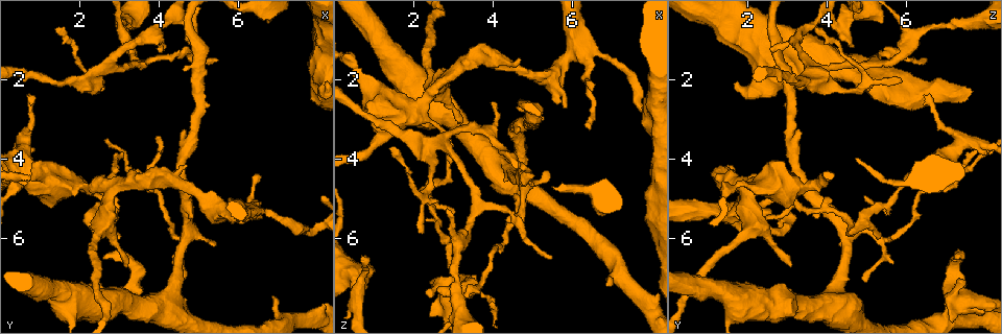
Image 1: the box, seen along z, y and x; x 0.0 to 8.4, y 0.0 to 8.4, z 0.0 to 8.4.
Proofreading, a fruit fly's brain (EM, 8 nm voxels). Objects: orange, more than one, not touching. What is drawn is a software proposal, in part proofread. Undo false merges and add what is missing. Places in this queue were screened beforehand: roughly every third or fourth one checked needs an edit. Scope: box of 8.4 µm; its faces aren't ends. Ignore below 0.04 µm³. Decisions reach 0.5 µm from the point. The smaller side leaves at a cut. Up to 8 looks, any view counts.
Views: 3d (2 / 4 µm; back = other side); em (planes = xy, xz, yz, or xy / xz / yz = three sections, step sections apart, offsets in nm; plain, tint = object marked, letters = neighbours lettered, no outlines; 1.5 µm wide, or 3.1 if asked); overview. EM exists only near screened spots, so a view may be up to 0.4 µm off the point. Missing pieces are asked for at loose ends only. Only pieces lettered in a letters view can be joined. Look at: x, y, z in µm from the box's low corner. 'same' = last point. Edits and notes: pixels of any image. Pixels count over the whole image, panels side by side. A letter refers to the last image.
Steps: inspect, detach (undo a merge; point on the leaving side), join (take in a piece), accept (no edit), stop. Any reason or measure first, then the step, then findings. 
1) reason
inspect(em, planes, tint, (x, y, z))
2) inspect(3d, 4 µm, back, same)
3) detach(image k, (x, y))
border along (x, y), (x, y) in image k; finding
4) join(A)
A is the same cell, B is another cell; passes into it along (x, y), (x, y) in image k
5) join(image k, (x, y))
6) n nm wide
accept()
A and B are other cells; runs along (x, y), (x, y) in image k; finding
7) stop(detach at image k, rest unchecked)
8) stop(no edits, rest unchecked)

sharp bend
inspect(em, planes, letters, (2.30, 5.70, 4.75))

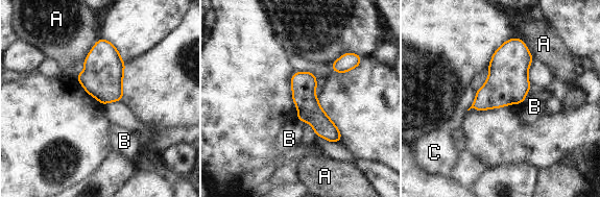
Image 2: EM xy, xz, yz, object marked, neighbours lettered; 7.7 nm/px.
accept()
A, B and C are other cells; border along (528, 91), (524, 100) in image 2; all the same cell

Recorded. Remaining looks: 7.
free end
inspect(3d, 2 µm, (2.40, 7.80, 7.90))

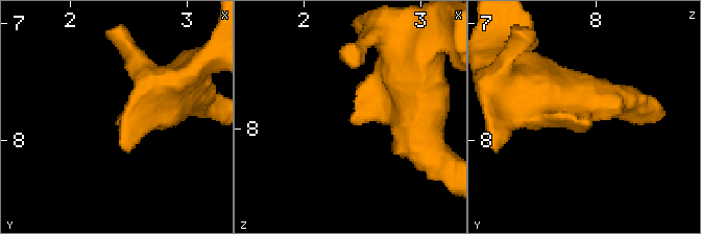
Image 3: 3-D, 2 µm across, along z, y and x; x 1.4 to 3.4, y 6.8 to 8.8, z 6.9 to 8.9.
need the tissue
inspect(em, planes, letters, (2.44, 7.84, 7.96))

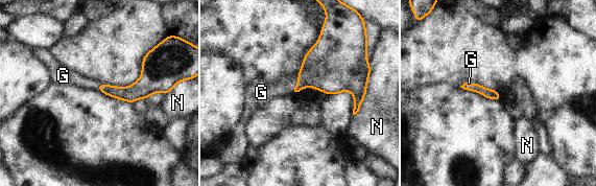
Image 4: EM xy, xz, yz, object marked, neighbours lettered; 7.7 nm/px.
join(G)
G is the same cell, N is another cell; passes into it along (326, 67), (298, 83), (266, 91) in image 4; it goes on there

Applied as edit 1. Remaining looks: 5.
thin end
inspect(em, planes, letters, (0.65, 2.40, 6.40))

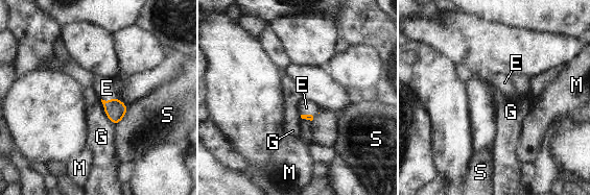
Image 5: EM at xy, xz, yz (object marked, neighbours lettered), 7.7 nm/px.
join(E)
E is the same cell, G, M and S are other cells; passes into it along (115, 109), (110, 100), (107, 88) in image 5; the cell continues

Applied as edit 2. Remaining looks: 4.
stop(join at image 4, join at image 5, rest unchecked)

